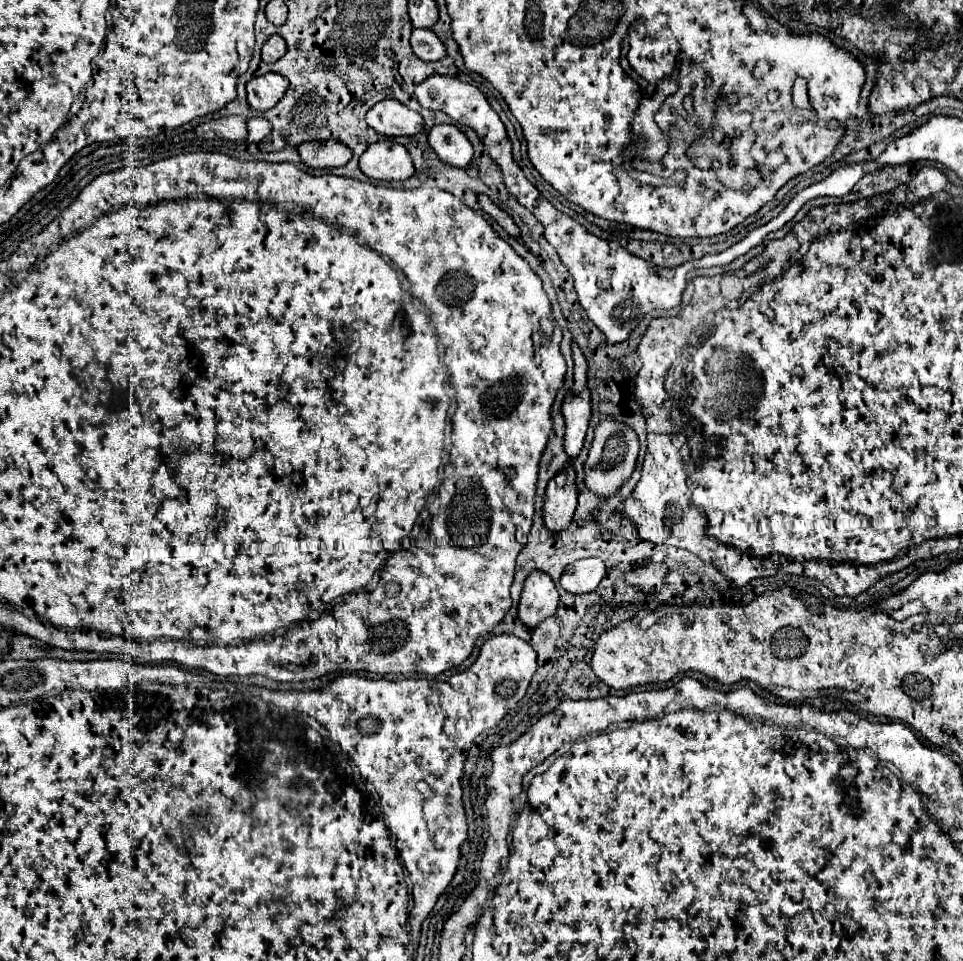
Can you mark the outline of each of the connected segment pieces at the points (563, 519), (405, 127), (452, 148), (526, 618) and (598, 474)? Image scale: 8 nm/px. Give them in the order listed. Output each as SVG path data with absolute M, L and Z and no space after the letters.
M566 465L564 469L568 473L568 483L564 487L558 487L552 479L546 489L546 503L544 503L544 523L552 527L554 531L566 529L572 521L576 499L578 499L578 487L576 487L576 471L572 465Z
M384 99L368 111L368 125L386 137L400 137L420 133L424 129L424 119L400 101Z
M434 125L428 133L428 143L436 155L452 167L468 167L472 161L472 143L456 125Z
M532 571L524 583L524 591L520 595L518 617L528 627L538 625L546 617L554 615L558 607L558 591L544 571Z
M604 417L594 431L594 441L592 441L588 459L584 463L586 487L598 493L600 497L612 497L622 487L622 483L632 475L636 467L638 451L640 451L640 441L636 431L626 423L618 423L612 417Z

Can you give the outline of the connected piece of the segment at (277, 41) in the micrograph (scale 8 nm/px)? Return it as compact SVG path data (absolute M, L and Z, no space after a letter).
M270 35L268 41L262 45L262 61L274 63L286 53L286 41L280 35Z

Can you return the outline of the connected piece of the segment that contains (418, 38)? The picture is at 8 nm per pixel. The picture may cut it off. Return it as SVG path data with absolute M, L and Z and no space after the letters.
M412 29L410 45L422 61L438 61L446 53L444 43L430 29Z

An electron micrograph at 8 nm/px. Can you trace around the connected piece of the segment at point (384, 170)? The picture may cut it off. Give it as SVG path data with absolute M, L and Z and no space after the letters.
M390 139L372 143L360 157L360 169L370 179L378 181L404 181L414 175L408 149Z

